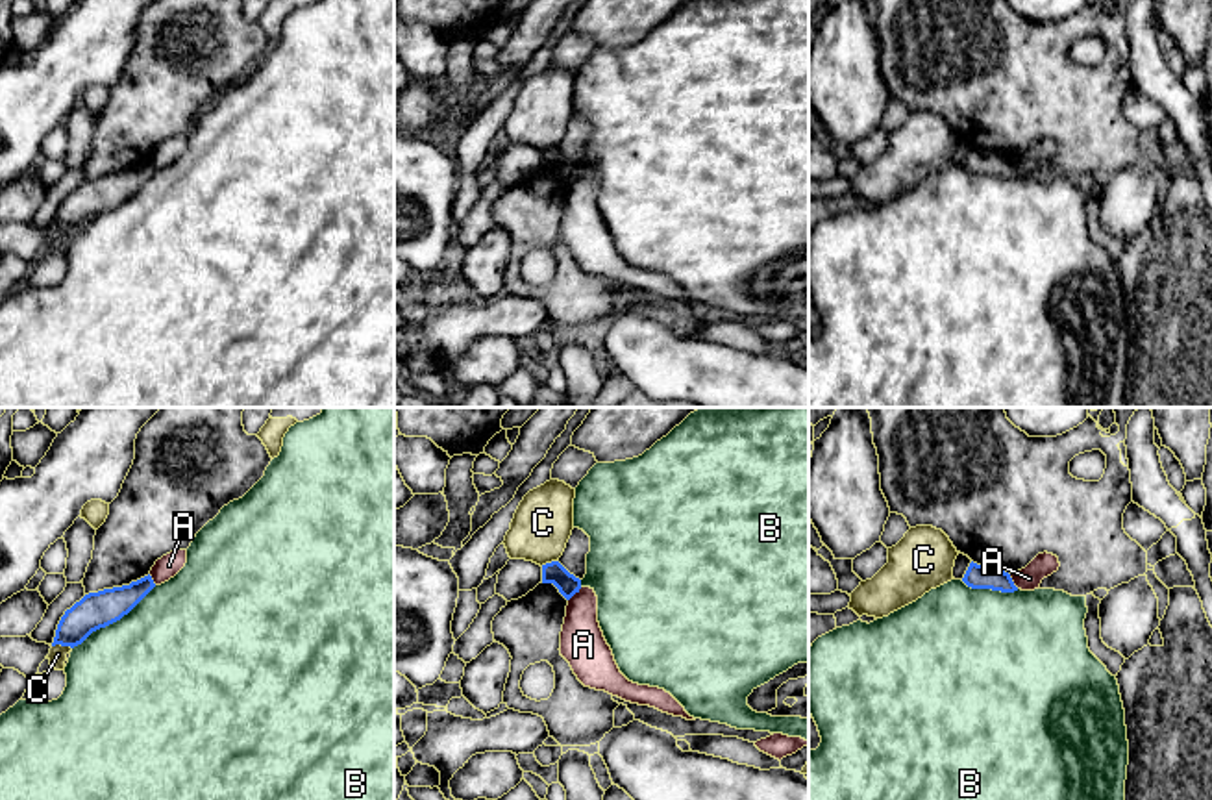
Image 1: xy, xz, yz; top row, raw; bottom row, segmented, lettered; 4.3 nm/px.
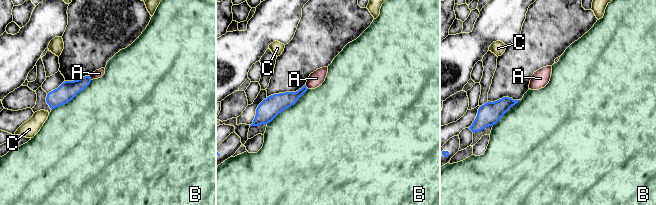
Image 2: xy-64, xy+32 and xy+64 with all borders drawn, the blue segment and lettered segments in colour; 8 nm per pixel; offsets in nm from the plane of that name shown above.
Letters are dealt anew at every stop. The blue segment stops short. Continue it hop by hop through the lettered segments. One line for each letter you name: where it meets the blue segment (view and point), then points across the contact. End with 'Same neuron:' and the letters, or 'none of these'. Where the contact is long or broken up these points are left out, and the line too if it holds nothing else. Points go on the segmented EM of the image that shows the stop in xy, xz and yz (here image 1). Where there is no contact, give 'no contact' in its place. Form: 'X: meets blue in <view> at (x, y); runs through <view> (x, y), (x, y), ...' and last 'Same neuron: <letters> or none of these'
Same neuron: none of these

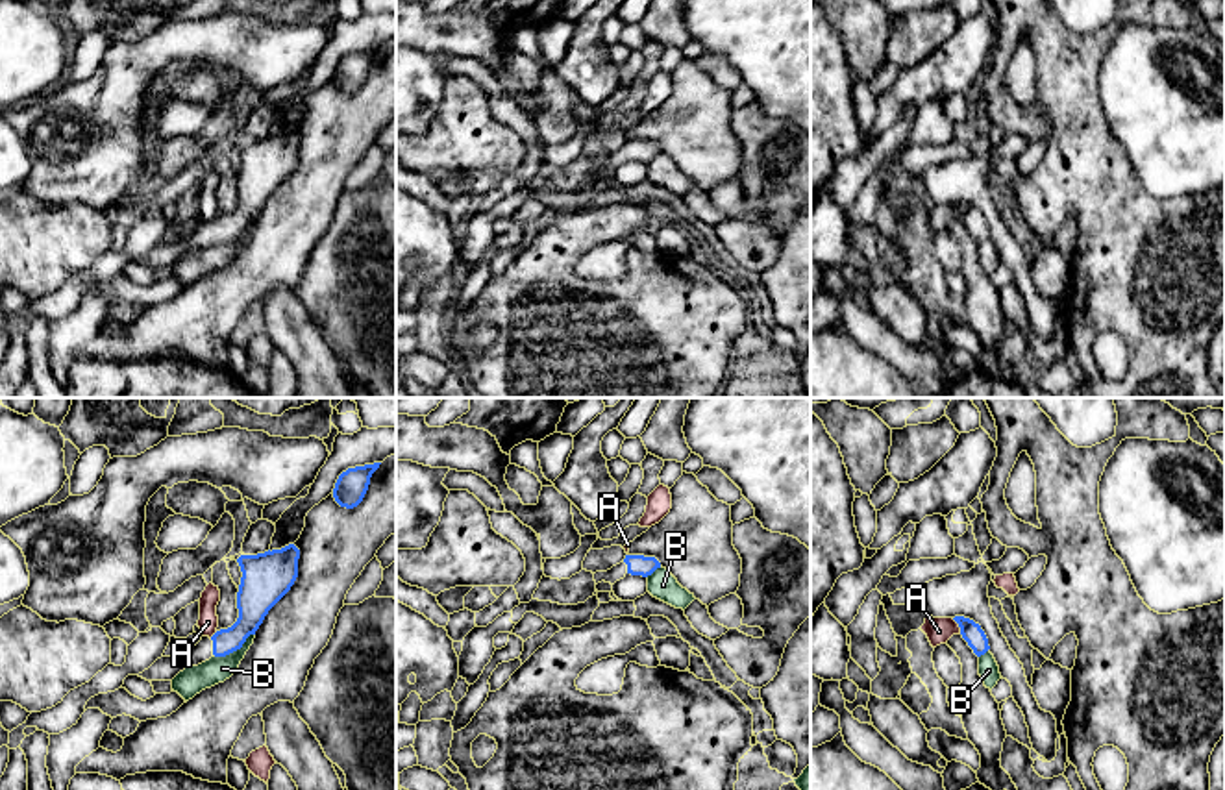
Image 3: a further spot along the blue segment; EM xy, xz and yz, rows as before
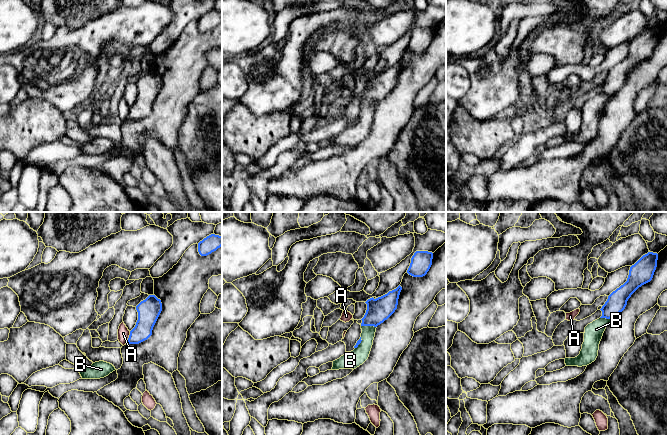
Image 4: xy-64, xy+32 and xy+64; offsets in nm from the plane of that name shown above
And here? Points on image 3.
Same neuron: none of these

